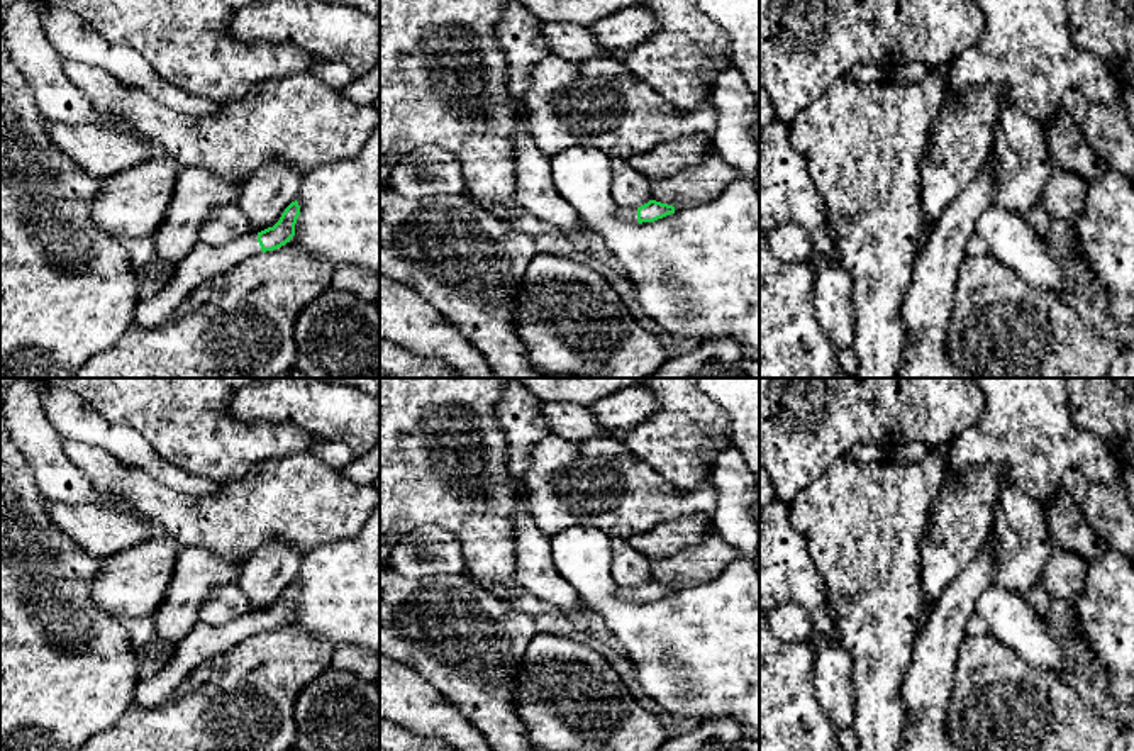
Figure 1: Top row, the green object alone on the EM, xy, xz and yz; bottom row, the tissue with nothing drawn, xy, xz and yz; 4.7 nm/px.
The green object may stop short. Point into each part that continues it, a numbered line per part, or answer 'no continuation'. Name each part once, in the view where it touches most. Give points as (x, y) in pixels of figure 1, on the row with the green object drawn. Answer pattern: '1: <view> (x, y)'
1: xy (202, 263)

